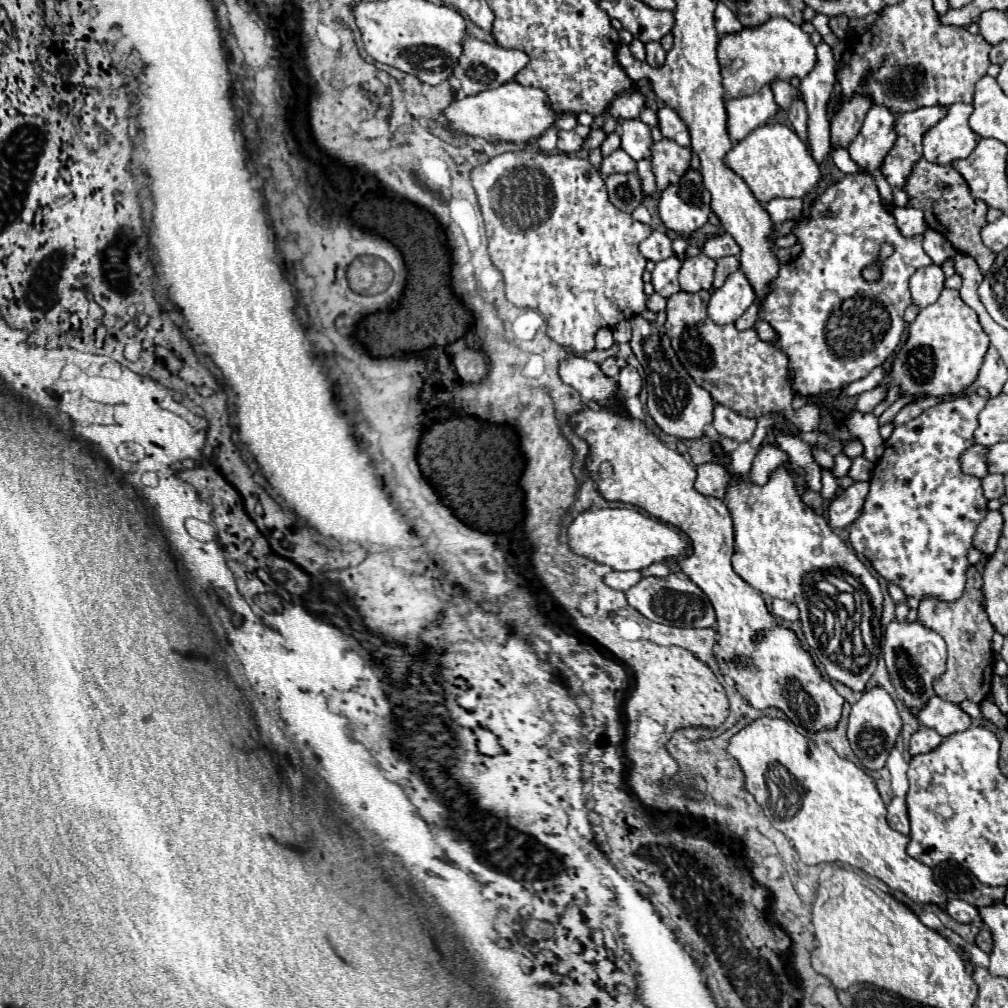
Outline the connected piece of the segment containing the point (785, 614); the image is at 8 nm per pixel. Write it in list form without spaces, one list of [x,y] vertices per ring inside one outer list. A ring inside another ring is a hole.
[[[774,600],[772,602],[772,614],[776,618],[782,618],[782,620],[788,620],[788,622],[796,622],[798,620],[798,610],[792,602],[788,600]]]

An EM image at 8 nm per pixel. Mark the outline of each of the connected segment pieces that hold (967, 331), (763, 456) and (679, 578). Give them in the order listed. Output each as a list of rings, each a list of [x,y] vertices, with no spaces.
[[[944,288],[940,298],[922,308],[916,320],[908,326],[908,340],[896,354],[890,382],[900,388],[900,396],[916,400],[916,396],[936,396],[942,400],[956,400],[976,380],[984,350],[988,350],[988,336],[978,324],[976,312],[966,306],[956,290]]]
[[[764,446],[764,448],[760,448],[760,452],[758,452],[756,458],[754,458],[752,470],[750,470],[750,480],[756,482],[756,484],[764,484],[764,482],[768,482],[770,472],[776,470],[780,464],[786,464],[786,466],[788,466],[790,474],[792,474],[794,480],[796,480],[798,492],[804,494],[804,490],[806,490],[806,486],[804,486],[804,478],[800,478],[798,474],[794,474],[794,470],[792,470],[792,466],[790,466],[790,458],[788,458],[788,454],[782,452],[780,448],[776,448],[776,446]]]
[[[670,572],[666,578],[644,576],[638,584],[626,590],[626,600],[644,618],[658,624],[668,624],[678,628],[708,628],[716,624],[714,608],[708,596],[682,572]]]

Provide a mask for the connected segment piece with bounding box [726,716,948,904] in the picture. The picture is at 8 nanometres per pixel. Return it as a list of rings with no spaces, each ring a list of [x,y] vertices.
[[[762,716],[736,732],[730,738],[726,752],[740,764],[744,774],[744,790],[750,792],[762,806],[764,816],[772,822],[772,826],[792,840],[804,864],[814,866],[820,862],[848,862],[850,866],[880,878],[890,888],[904,892],[918,904],[946,904],[946,894],[940,886],[936,886],[936,882],[932,882],[932,870],[906,854],[910,838],[888,826],[886,806],[872,778],[850,760],[840,758],[824,740],[812,742],[808,736],[798,732],[794,722],[786,718]]]

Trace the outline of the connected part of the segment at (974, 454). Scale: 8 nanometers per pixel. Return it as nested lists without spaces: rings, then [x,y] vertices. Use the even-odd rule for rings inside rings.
[[[974,444],[970,446],[968,450],[962,452],[960,456],[960,468],[964,474],[970,474],[970,476],[976,476],[976,478],[982,478],[988,474],[986,466],[984,466],[984,450],[980,444]]]

